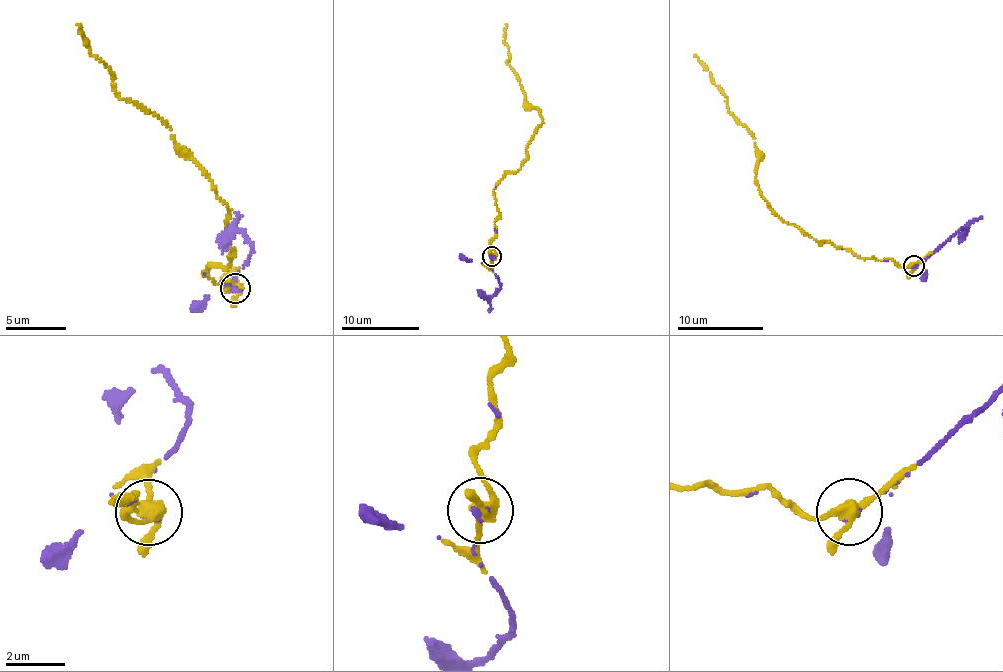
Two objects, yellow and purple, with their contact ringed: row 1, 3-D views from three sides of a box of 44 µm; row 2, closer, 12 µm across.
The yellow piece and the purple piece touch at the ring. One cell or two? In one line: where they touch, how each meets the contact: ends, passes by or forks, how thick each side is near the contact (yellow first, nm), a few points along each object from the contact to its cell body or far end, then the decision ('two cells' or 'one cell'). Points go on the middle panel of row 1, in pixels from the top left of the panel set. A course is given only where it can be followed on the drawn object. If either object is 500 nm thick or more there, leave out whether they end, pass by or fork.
at (492, 256); yellow forks there; purple ends there; 320 nm thick on the yellow side, 110 nm on the other; yellow runs (491, 255), (499, 209), (495, 185), (520, 167), (541, 125), (540, 110), (530, 108), (508, 64), (505, 24); purple runs (491, 255), (490, 268), (497, 276), (500, 287), (489, 301), (489, 312); one cell

